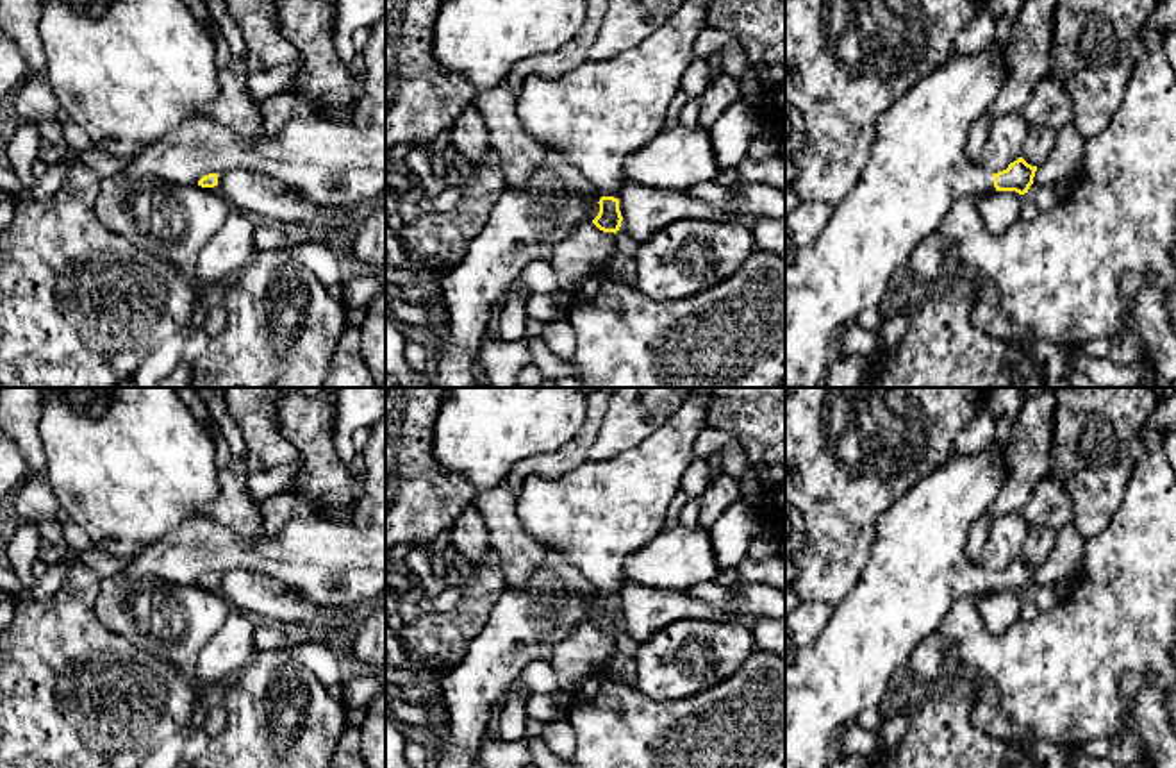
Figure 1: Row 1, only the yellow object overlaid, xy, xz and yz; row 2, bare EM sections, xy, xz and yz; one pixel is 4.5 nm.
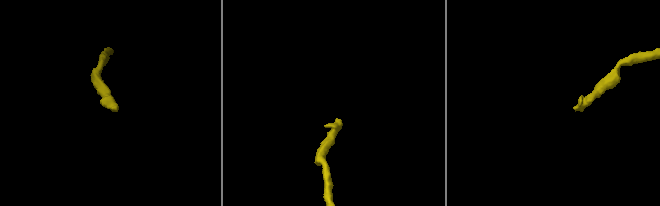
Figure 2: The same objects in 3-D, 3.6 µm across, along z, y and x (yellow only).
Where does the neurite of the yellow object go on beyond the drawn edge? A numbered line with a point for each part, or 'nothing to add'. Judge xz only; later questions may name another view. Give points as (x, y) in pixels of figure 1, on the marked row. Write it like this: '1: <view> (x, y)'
1: xz (598, 113)

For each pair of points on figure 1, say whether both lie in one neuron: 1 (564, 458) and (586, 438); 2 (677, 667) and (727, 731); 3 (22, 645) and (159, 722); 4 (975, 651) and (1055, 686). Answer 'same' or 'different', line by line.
1: same
2: different
3: same
4: same

